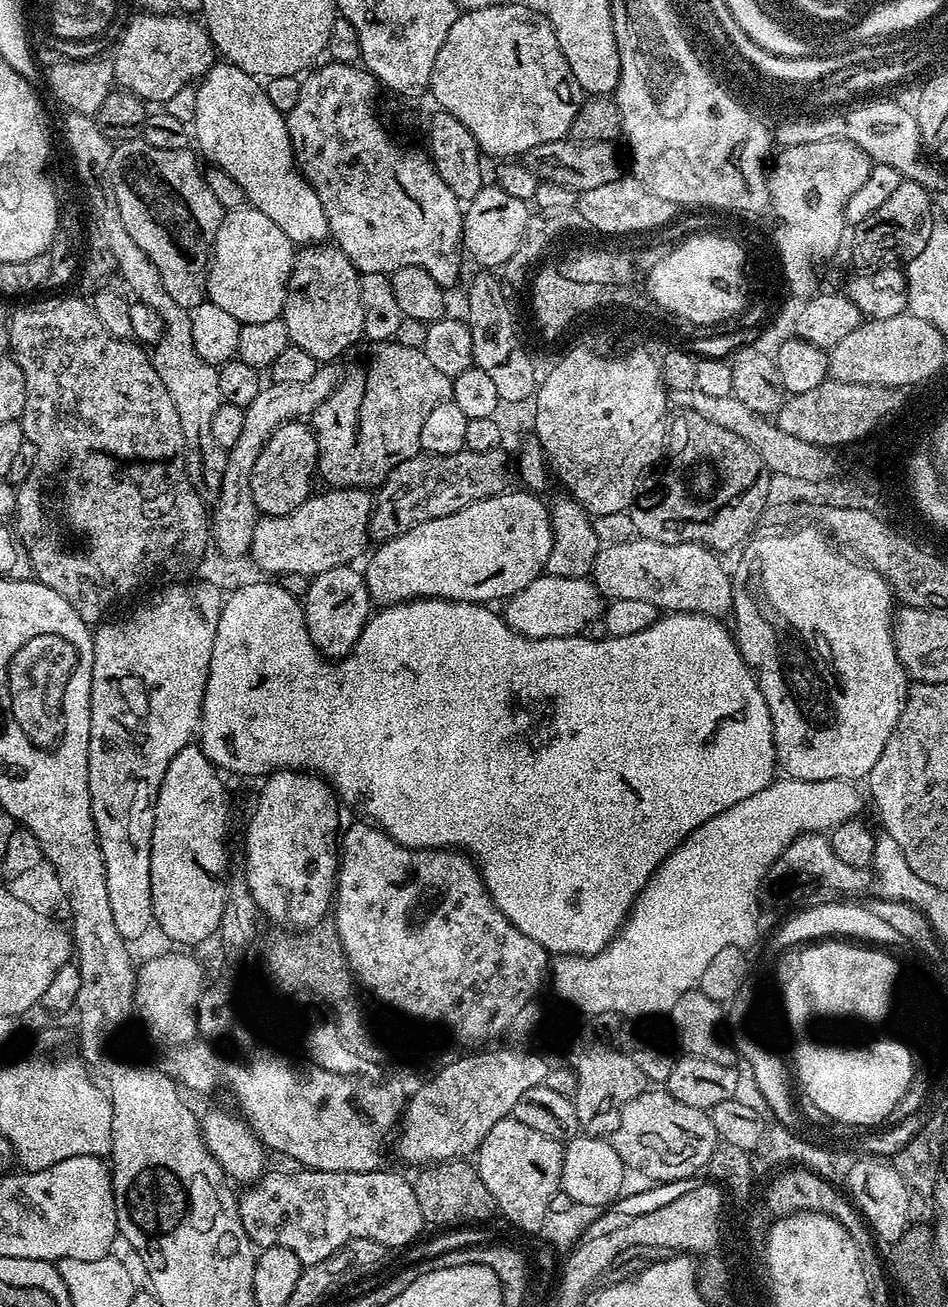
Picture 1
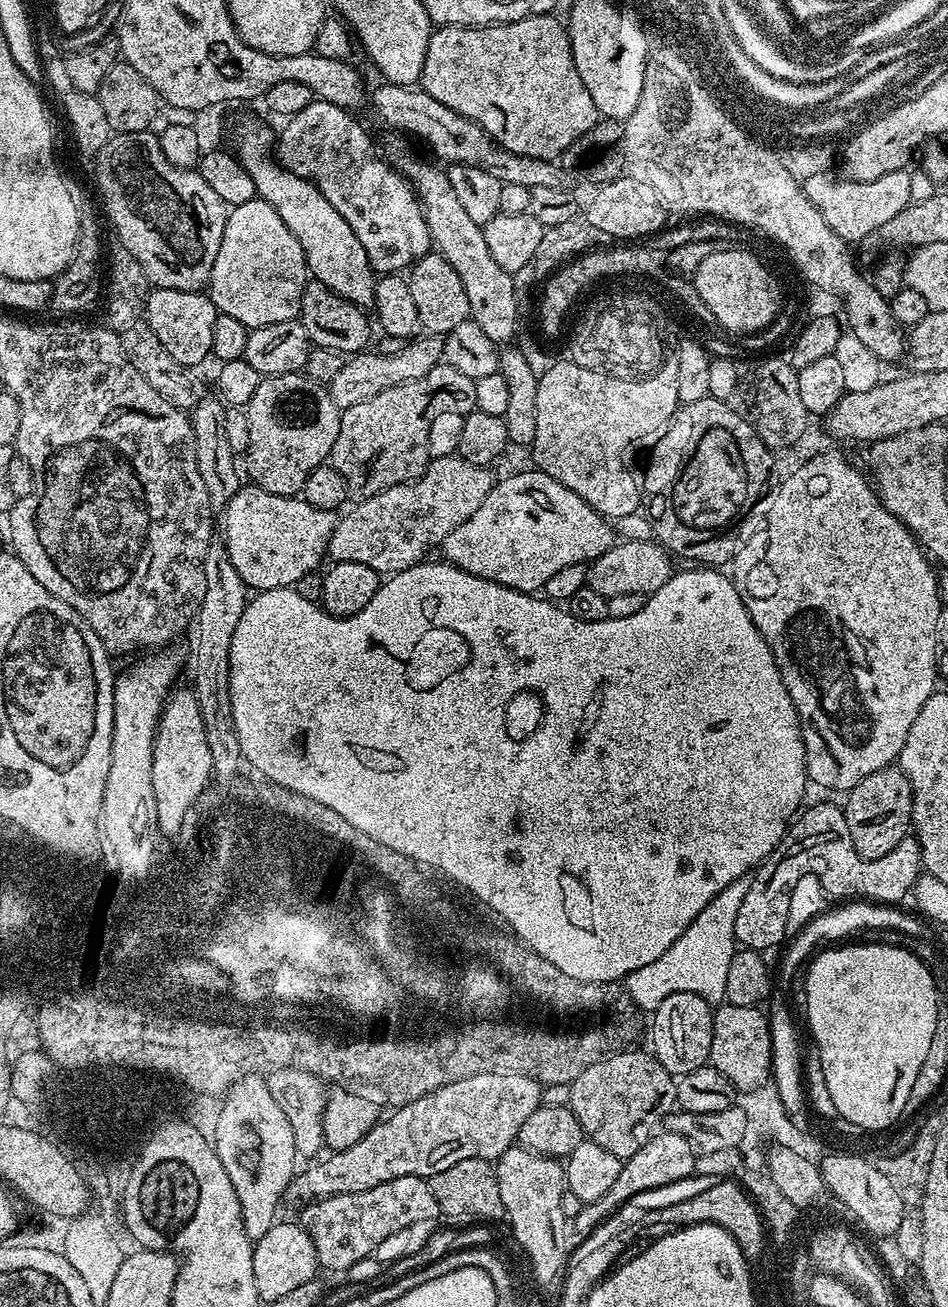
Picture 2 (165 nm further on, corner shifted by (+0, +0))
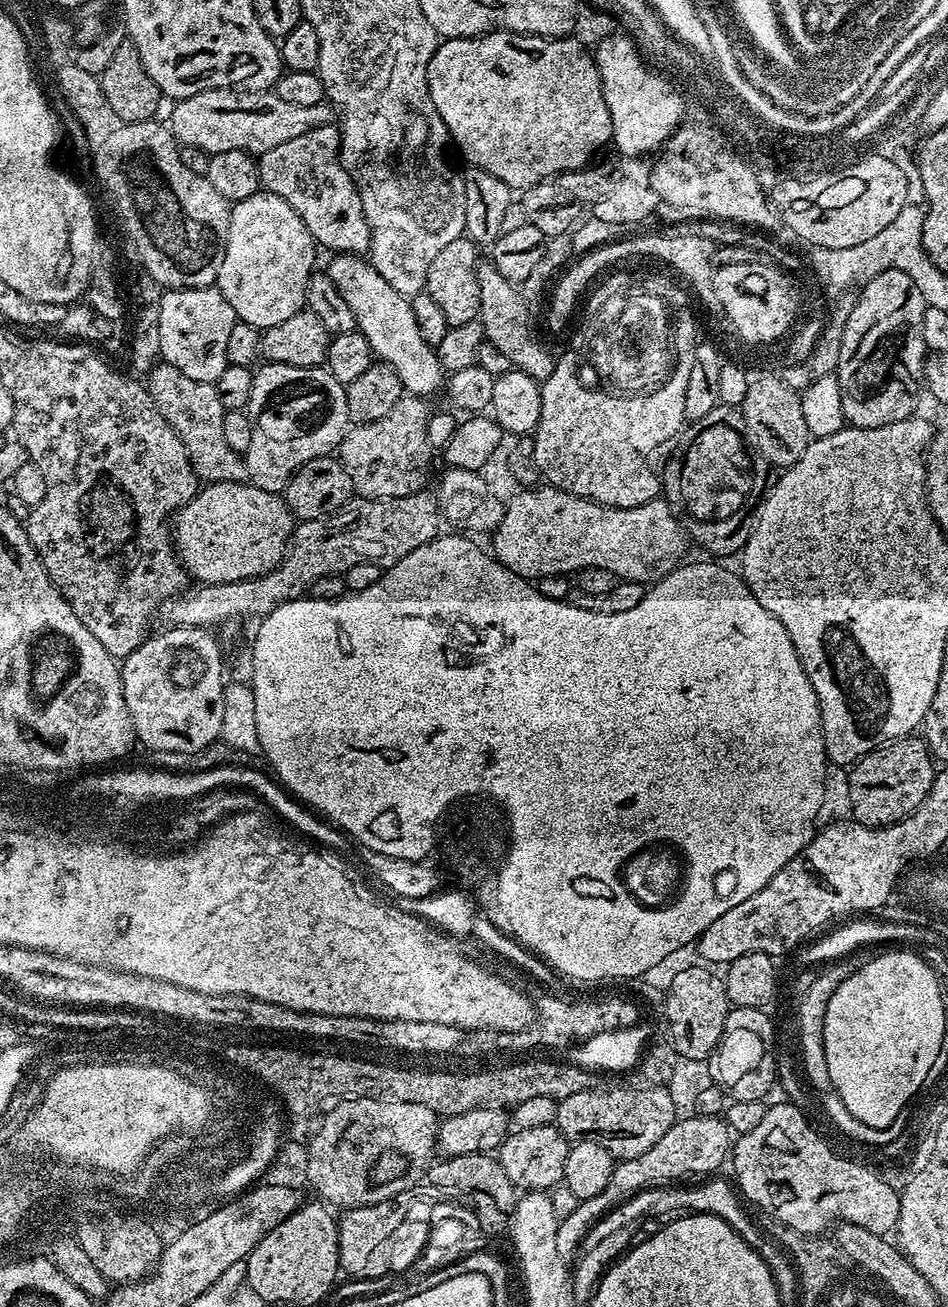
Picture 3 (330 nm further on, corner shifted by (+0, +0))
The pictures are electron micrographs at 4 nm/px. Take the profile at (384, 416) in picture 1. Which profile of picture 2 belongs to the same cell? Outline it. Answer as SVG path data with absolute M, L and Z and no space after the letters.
M443 362L436 364L430 374L422 374L422 378L390 386L374 394L374 398L358 402L358 406L343 409L330 464L345 480L347 495L356 502L369 500L390 486L417 480L430 463L430 422L445 410L463 416L477 411L476 381Z

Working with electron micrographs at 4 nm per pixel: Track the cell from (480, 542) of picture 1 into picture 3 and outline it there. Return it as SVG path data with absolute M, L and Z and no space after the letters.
M551 486L517 491L505 503L504 517L490 539L490 552L496 561L529 582L541 580L543 576L578 574L583 568L601 568L610 570L620 580L637 580L645 586L679 568L685 559L686 545L686 533L676 513L663 498L633 508L608 508L605 504L595 504L592 500L583 500L581 496Z

